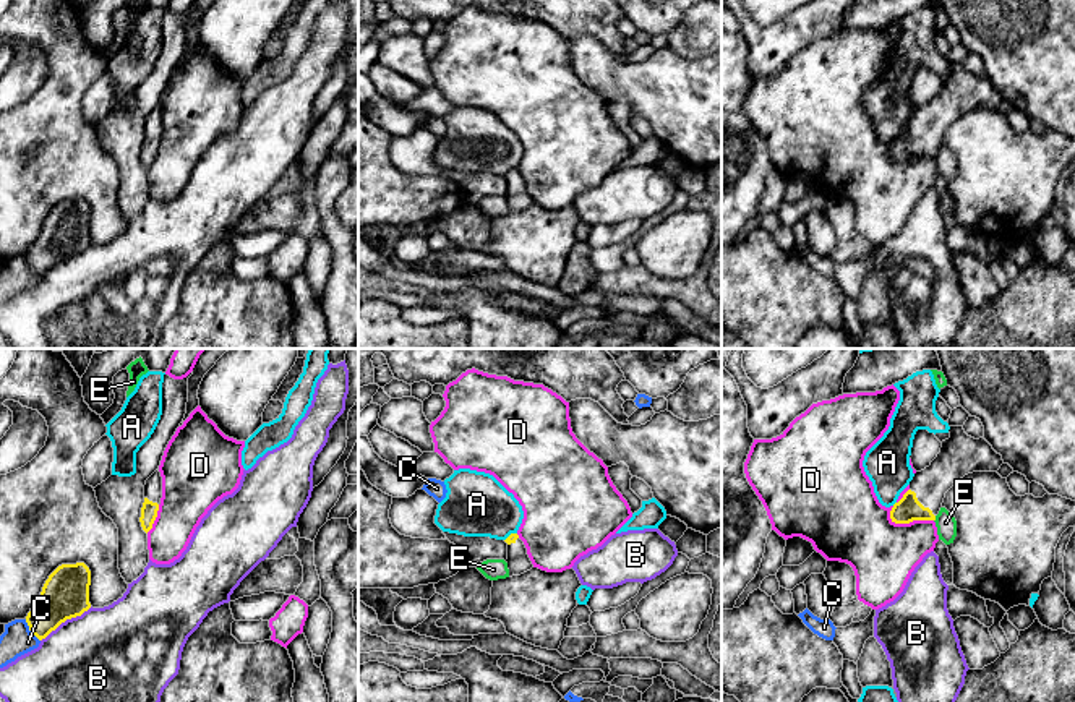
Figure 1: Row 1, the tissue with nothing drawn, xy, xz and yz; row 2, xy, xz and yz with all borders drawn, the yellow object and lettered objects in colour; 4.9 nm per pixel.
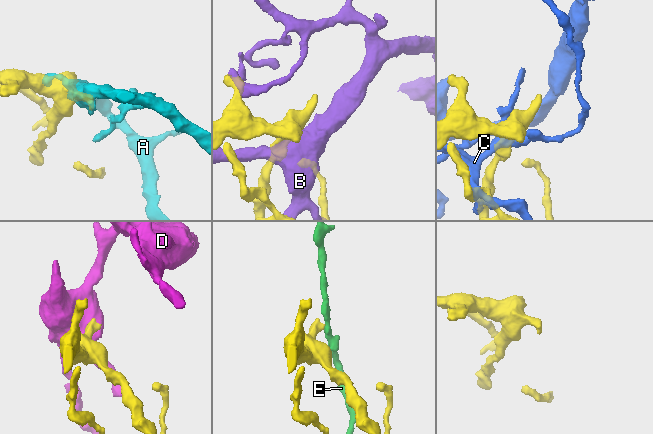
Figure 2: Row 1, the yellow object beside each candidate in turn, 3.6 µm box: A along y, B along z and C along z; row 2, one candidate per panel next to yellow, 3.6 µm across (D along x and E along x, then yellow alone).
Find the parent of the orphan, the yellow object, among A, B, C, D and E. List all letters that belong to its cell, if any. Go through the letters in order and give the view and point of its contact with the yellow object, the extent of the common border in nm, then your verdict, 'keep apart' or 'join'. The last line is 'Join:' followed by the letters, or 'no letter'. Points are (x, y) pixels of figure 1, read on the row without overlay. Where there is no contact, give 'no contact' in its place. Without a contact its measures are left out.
A: meets yellow in xz at (509, 172); contact 80 nm long; keep apart
B: meets yellow in xy at (65, 256); contact 300 nm long; keep apart
C: meets yellow in xy at (29, 266); contact 130 nm long; keep apart
D: meets yellow in yz at (908, 159); contact 220 nm long; keep apart
E: meets yellow in yz at (934, 156); contact 30 nm long; keep apart
Join: no letter

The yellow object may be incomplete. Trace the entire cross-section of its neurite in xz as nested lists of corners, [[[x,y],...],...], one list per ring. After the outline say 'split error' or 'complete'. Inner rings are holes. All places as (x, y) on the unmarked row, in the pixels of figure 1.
[[[511,170],[506,177],[508,180],[508,206],[509,206],[509,214],[512,212],[520,212],[533,204],[527,185],[524,178],[519,175],[517,170]]]; split error

